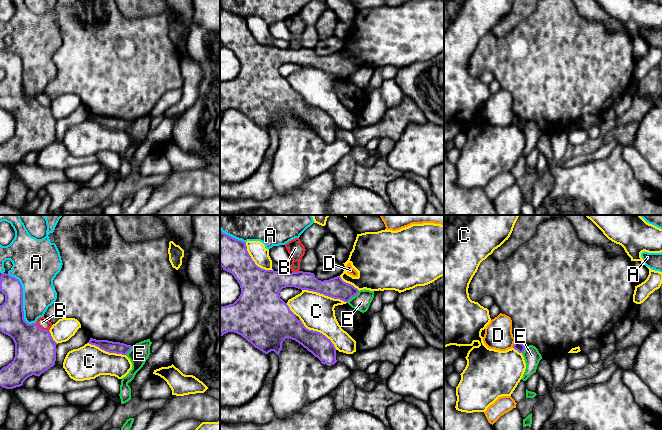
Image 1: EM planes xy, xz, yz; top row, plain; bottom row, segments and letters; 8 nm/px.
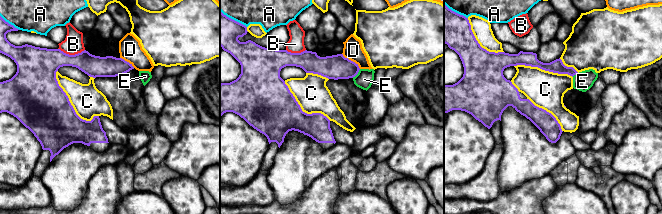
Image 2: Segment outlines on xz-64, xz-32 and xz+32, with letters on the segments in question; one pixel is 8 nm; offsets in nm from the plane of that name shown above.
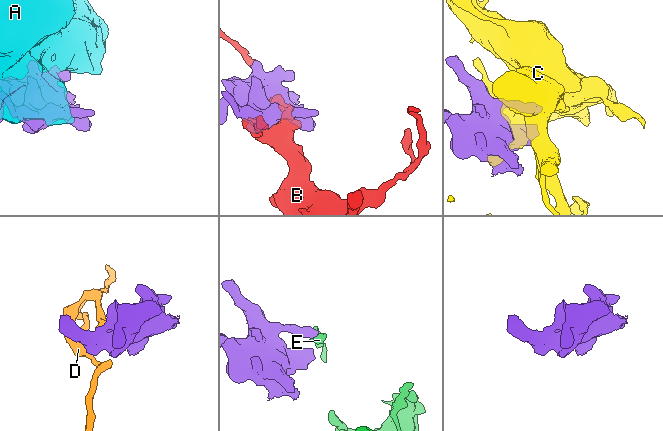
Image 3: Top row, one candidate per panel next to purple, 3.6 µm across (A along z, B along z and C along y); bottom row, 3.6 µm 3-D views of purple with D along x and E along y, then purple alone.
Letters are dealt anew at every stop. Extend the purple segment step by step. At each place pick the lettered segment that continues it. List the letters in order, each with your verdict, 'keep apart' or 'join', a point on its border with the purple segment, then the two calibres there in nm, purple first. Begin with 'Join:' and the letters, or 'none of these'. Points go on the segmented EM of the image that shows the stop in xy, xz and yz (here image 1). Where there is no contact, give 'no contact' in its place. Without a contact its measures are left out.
Join: none of these
A: keep apart; contact xy (22, 300); calibres 200 and 300 nm
B: keep apart; contact xy (42, 329); calibres 340 and 90 nm
C: keep apart; contact xz (324, 294); calibres 170 and 280 nm
D: keep apart; contact yz (514, 344); calibres 70 and 220 nm
E: keep apart; contact xz (353, 296); calibres 170 and 140 nm

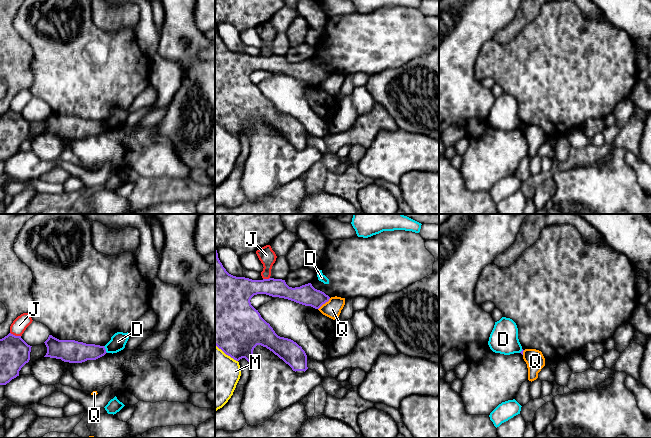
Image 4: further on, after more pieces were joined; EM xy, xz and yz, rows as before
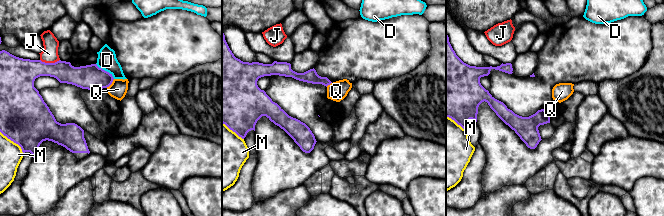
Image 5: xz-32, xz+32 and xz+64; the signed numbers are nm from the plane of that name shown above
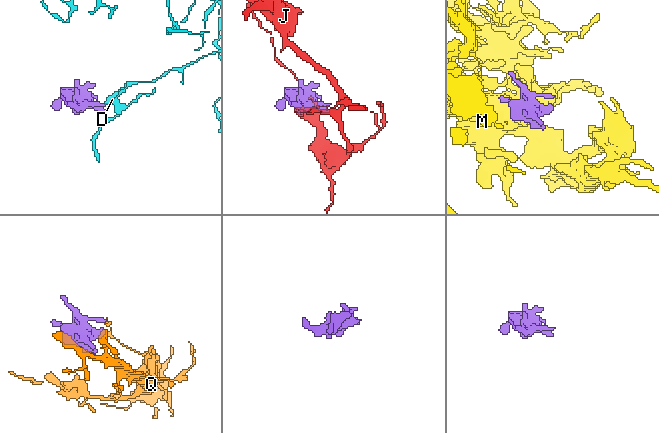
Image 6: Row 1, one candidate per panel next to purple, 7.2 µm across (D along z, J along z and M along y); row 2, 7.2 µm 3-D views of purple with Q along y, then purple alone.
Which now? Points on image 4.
Join: none of these
D: keep apart; contact xy (105, 349); calibres 180 and 130 nm
J: keep apart; contact xy (14, 335); calibres 240 and 120 nm
M: keep apart; contact xz (226, 354); calibres 440 and 380 nm
Q: keep apart; contact xz (324, 303); calibres 170 and 140 nm

